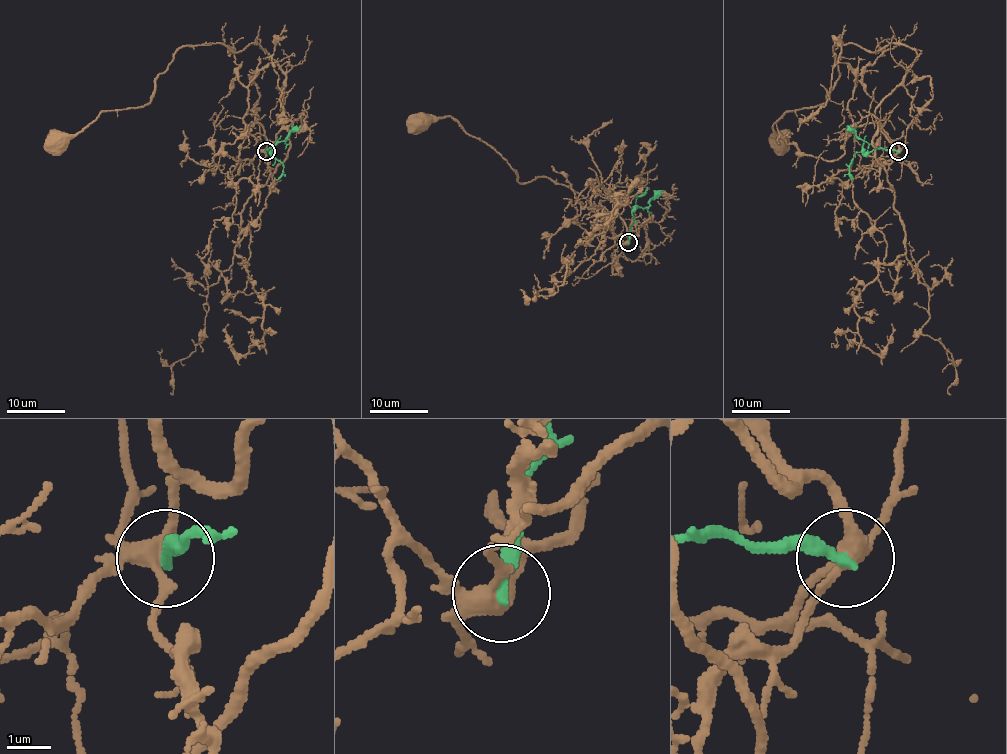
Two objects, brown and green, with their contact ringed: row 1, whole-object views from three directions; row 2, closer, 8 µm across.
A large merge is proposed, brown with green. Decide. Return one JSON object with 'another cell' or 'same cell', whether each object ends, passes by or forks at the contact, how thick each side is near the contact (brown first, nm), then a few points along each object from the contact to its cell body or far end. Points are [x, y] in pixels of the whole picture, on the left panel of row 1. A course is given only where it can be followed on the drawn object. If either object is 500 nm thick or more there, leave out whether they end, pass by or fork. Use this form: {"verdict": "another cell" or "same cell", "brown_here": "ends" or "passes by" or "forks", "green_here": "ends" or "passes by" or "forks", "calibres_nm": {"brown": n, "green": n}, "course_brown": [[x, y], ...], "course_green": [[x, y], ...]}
{"verdict": "another cell", "brown_here": "forks", "green_here": "ends", "calibres_nm": {"brown": 340, "green": 320}, "course_brown": [[266, 151], [285, 78], [253, 43], [186, 45], [152, 99], [56, 139]], "course_green": [[266, 151], [272, 148], [270, 151], [301, 126]]}

